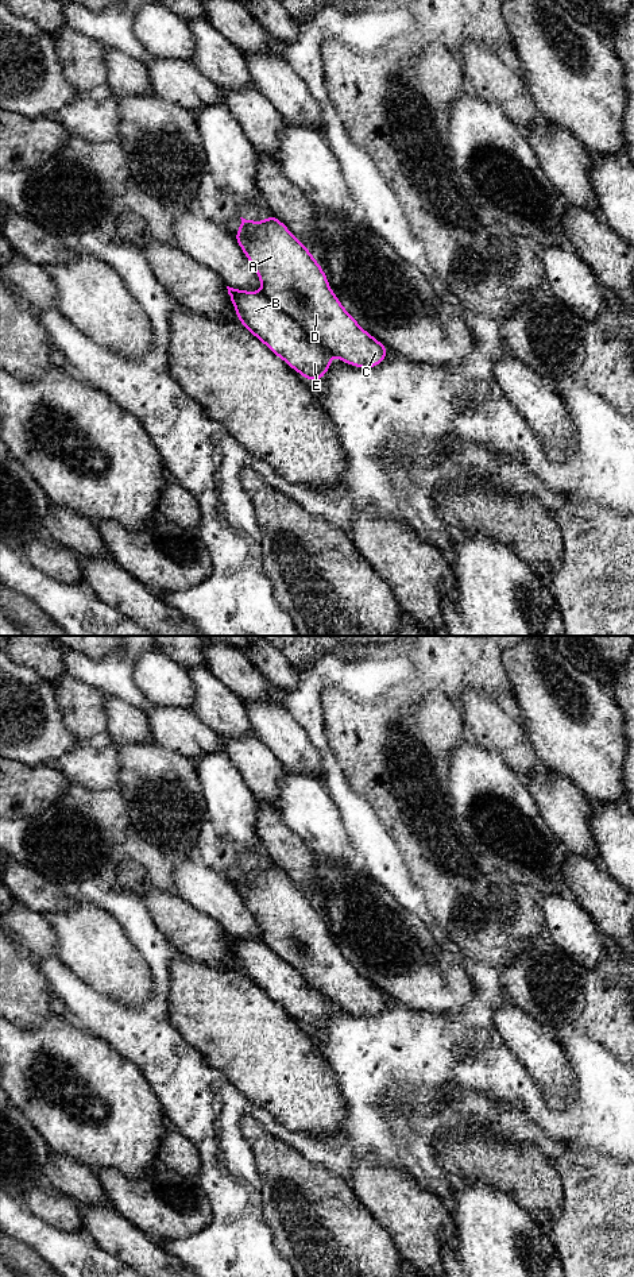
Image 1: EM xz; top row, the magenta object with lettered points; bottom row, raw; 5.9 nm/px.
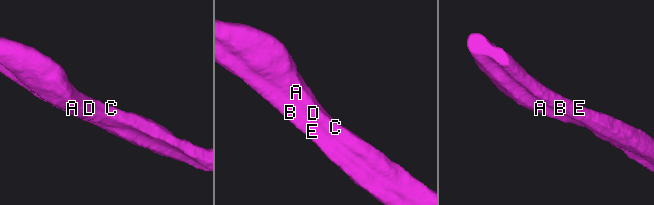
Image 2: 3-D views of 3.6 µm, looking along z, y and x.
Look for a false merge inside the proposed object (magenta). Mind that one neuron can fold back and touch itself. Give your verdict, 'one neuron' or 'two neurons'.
two neurons

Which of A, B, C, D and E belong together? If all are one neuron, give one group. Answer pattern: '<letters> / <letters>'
A C D / B E

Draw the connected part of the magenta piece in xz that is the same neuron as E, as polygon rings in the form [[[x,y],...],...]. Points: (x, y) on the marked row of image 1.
[[[227,286],[237,321],[271,352],[309,381],[321,379],[332,363],[330,354],[260,292]]]

